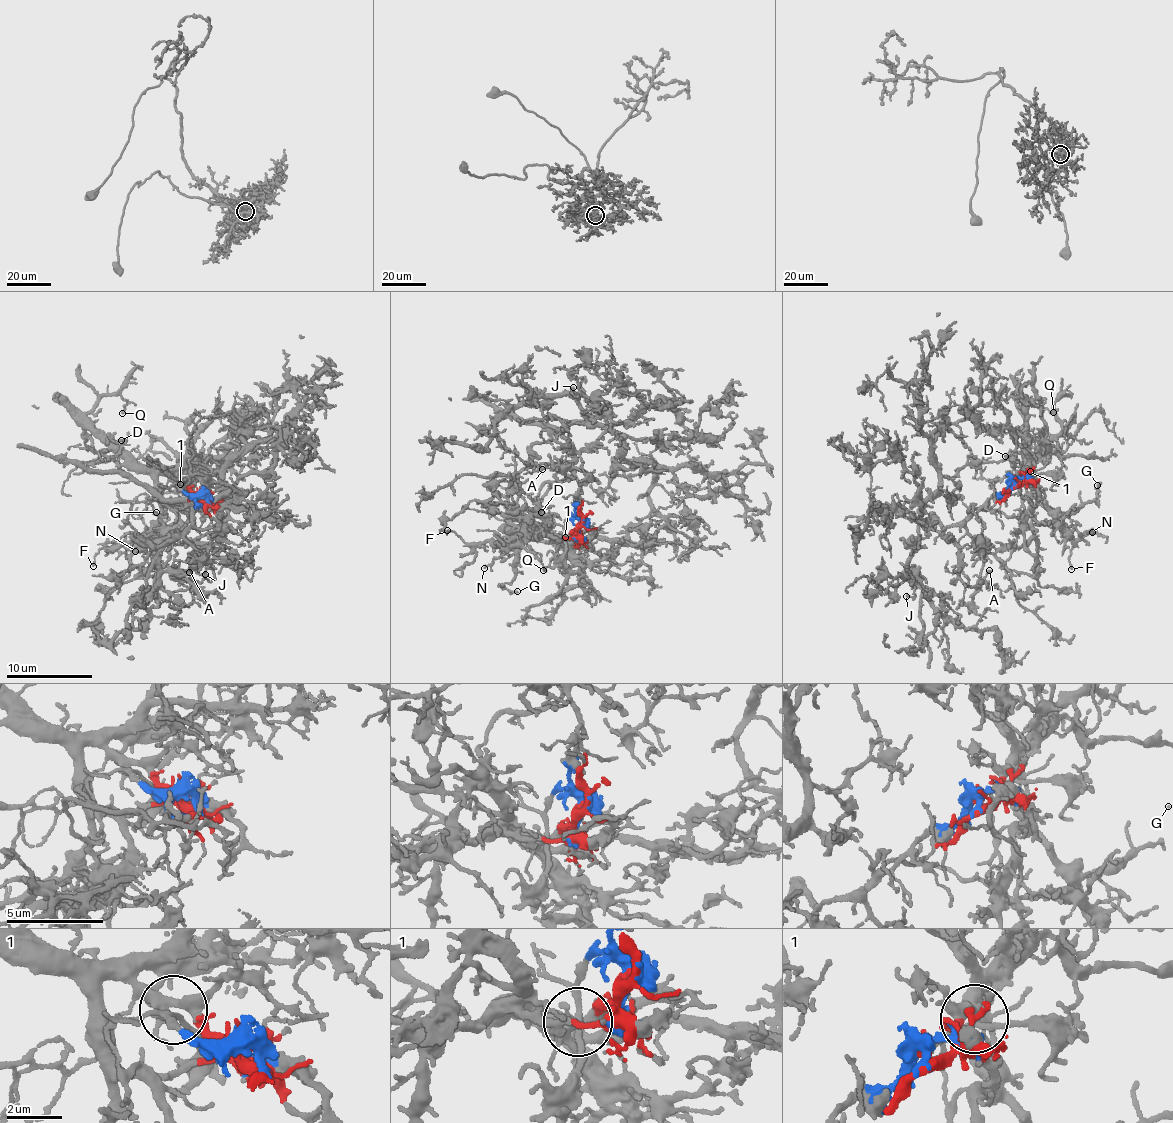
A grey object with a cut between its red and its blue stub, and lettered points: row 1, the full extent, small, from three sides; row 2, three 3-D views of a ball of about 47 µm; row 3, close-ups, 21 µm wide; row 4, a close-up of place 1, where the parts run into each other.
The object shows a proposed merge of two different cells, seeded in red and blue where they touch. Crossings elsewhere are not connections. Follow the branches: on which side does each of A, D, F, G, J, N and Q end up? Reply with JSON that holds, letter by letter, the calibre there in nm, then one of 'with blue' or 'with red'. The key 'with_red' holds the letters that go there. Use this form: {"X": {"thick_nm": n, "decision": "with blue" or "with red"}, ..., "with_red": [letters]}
{"A": {"thick_nm": 110, "decision": "with blue"}, "D": {"thick_nm": 140, "decision": "with red"}, "F": {"thick_nm": 120, "decision": "with red"}, "G": {"thick_nm": 130, "decision": "with red"}, "J": {"thick_nm": 130, "decision": "with blue"}, "N": {"thick_nm": 80, "decision": "with red"}, "Q": {"thick_nm": 140, "decision": "with red"}, "with_red": ["D", "F", "G", "N", "Q"]}

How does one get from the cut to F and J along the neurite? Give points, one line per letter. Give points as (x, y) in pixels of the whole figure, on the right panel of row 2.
F: (1015, 484), (1030, 480), (1038, 497), (1074, 544), (1069, 559), (1072, 569)
J: (1015, 484), (1008, 482), (958, 525), (945, 529), (920, 520), (918, 547), (905, 564), (913, 598), (905, 595)

